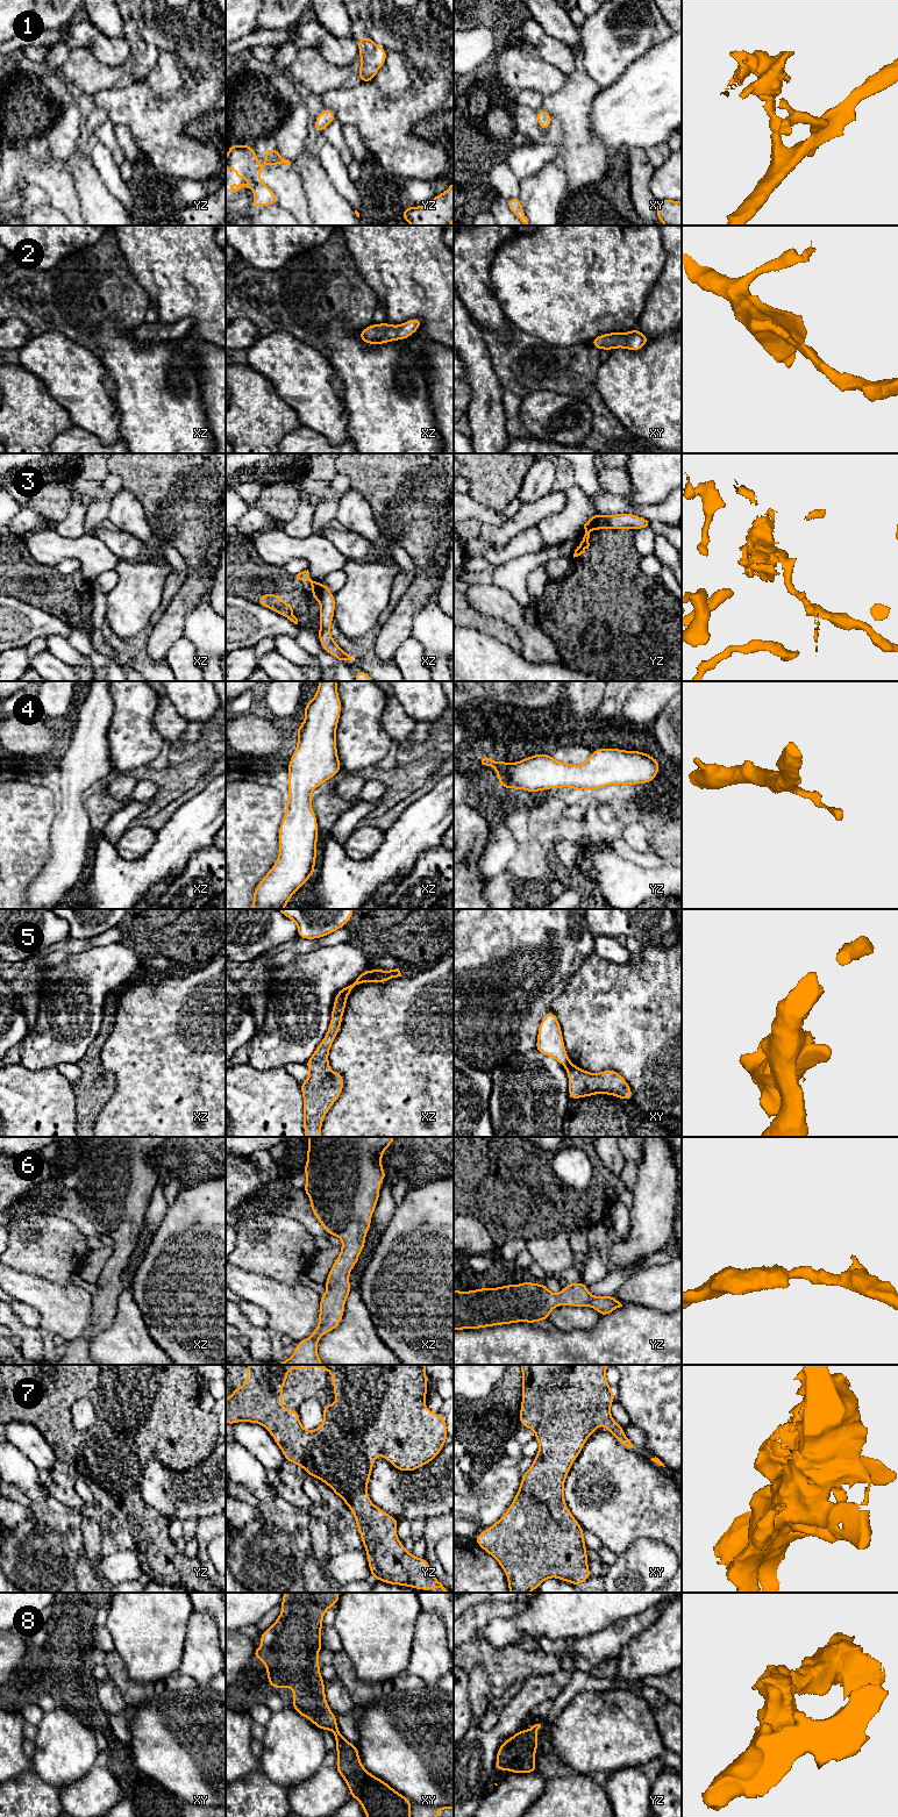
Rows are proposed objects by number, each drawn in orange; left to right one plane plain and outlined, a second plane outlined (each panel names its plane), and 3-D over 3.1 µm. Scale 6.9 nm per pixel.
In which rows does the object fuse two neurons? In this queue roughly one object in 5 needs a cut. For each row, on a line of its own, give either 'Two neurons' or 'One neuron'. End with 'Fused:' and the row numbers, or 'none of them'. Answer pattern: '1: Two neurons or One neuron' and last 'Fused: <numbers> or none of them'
1: One neuron
2: One neuron
3: Two neurons
4: One neuron
5: Two neurons
6: One neuron
7: One neuron
8: One neuron
Fused: 3, 5

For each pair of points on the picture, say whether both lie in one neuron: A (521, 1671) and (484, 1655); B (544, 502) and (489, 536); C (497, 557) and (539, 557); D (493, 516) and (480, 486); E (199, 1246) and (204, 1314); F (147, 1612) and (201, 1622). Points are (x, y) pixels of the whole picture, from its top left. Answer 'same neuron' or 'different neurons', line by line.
A: same neuron
B: same neuron
C: different neurons
D: different neurons
E: same neuron
F: different neurons

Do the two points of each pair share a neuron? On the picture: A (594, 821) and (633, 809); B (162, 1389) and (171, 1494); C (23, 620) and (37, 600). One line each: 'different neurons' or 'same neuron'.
A: same neuron
B: different neurons
C: different neurons

